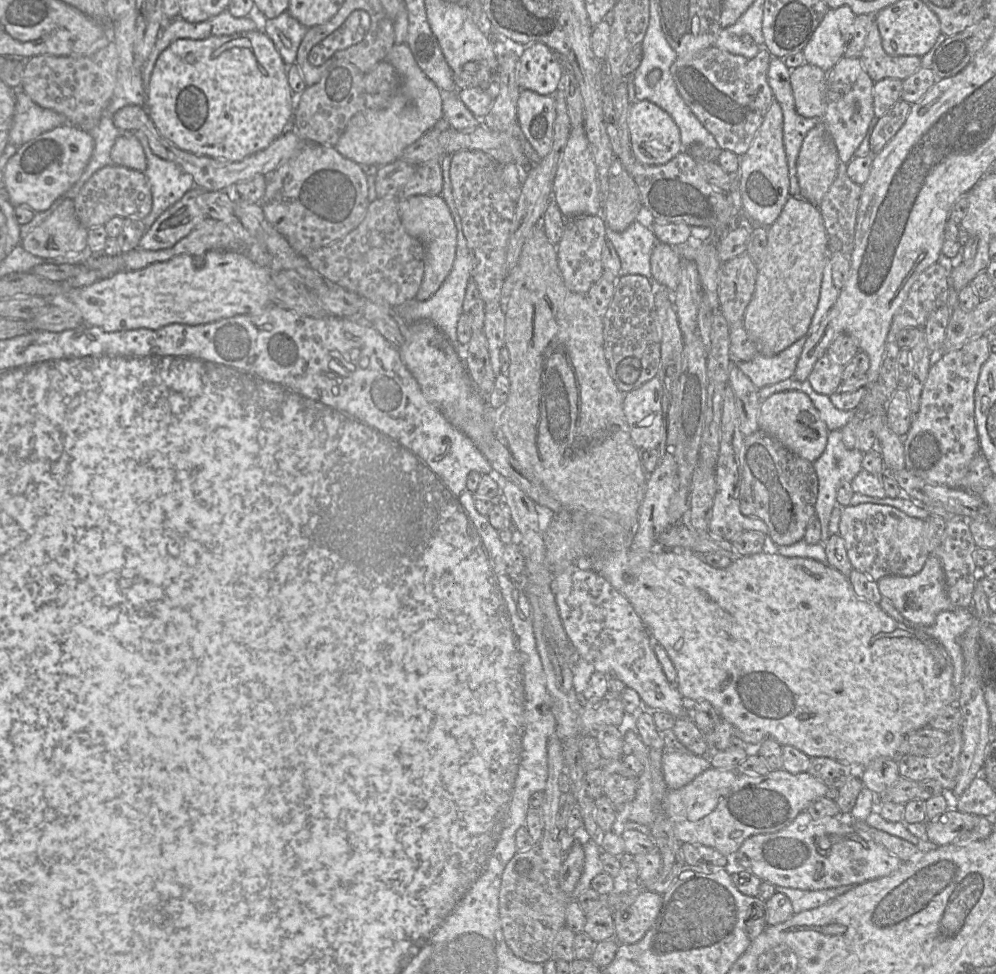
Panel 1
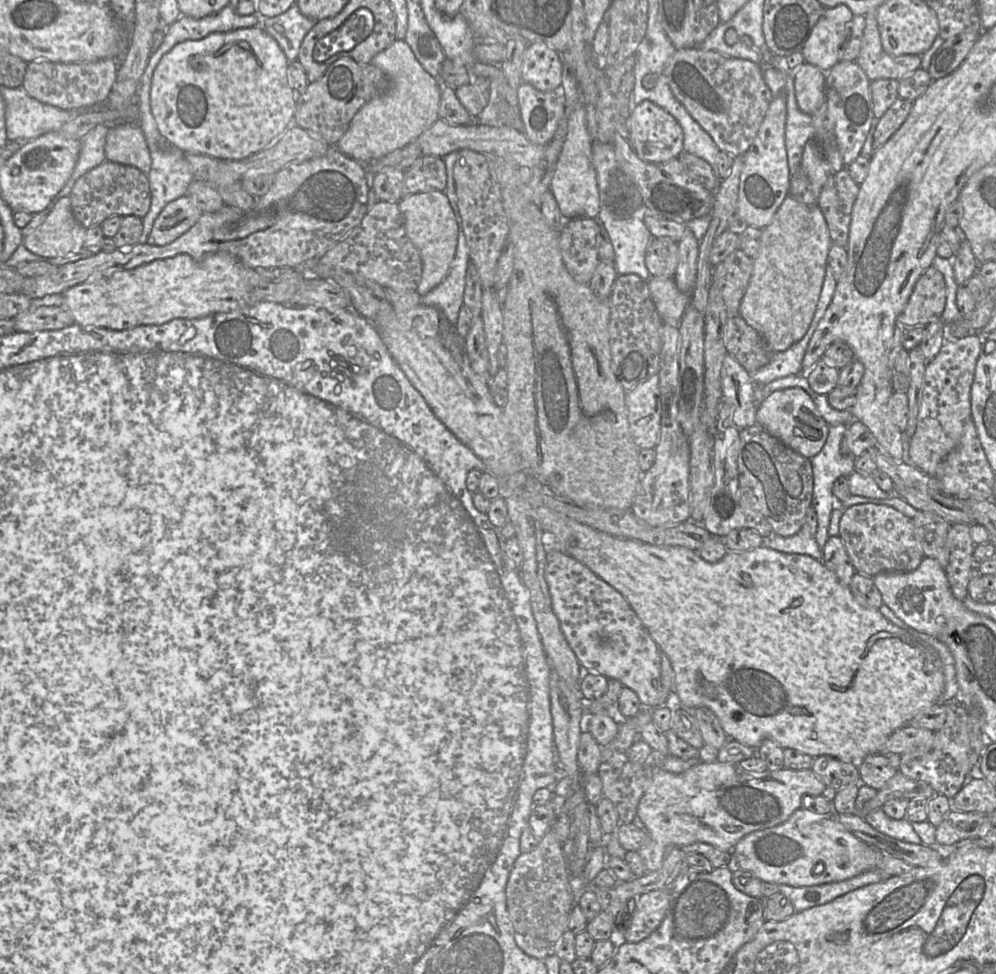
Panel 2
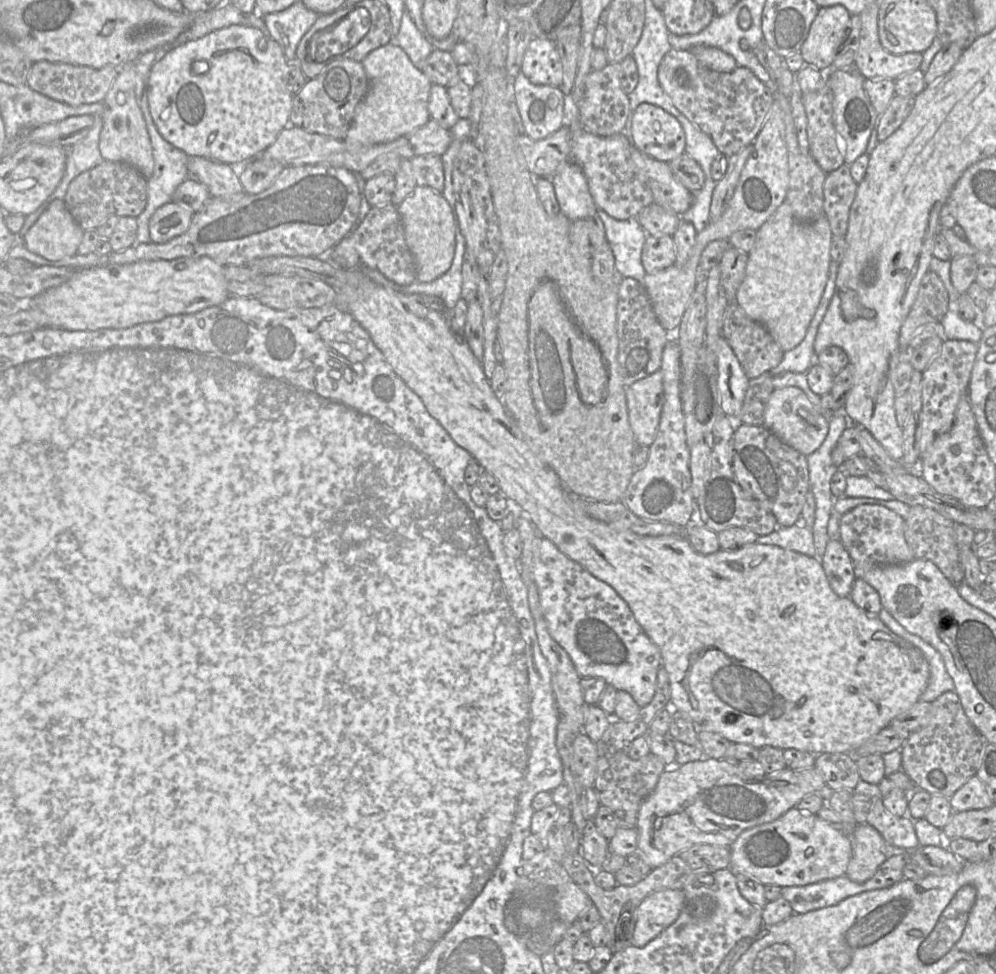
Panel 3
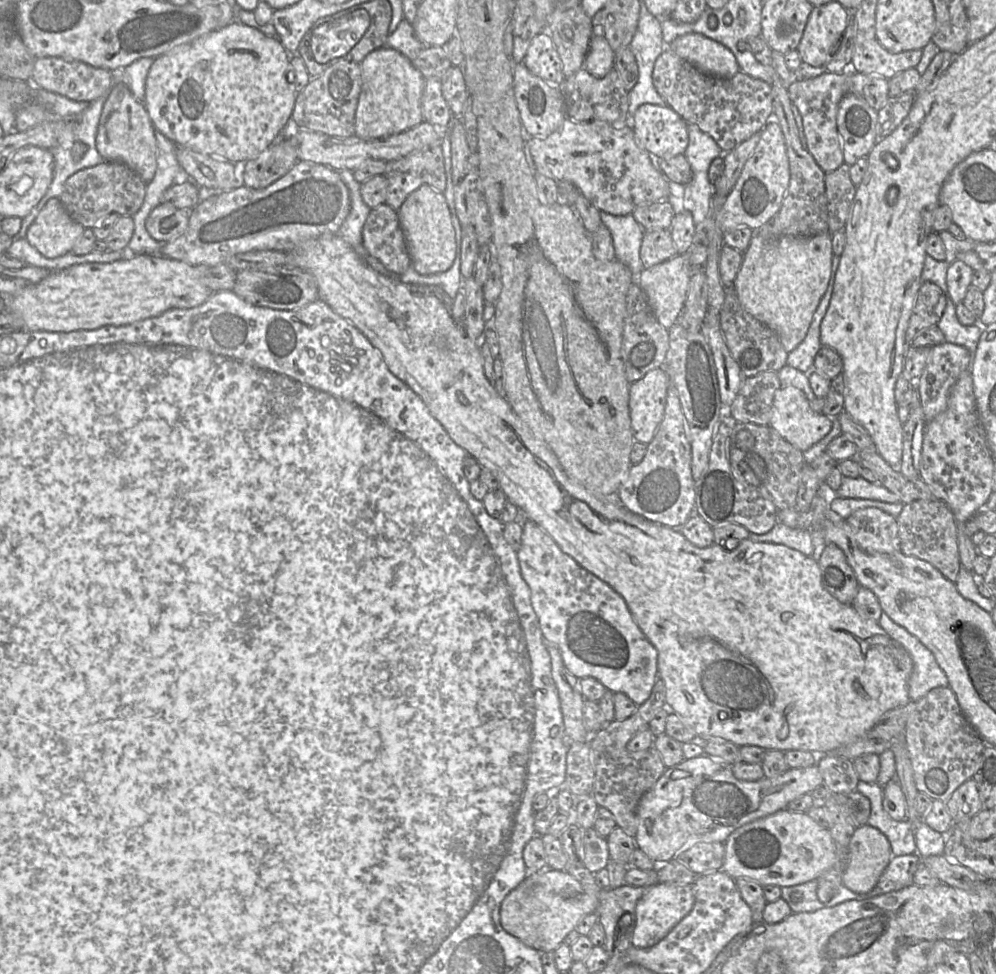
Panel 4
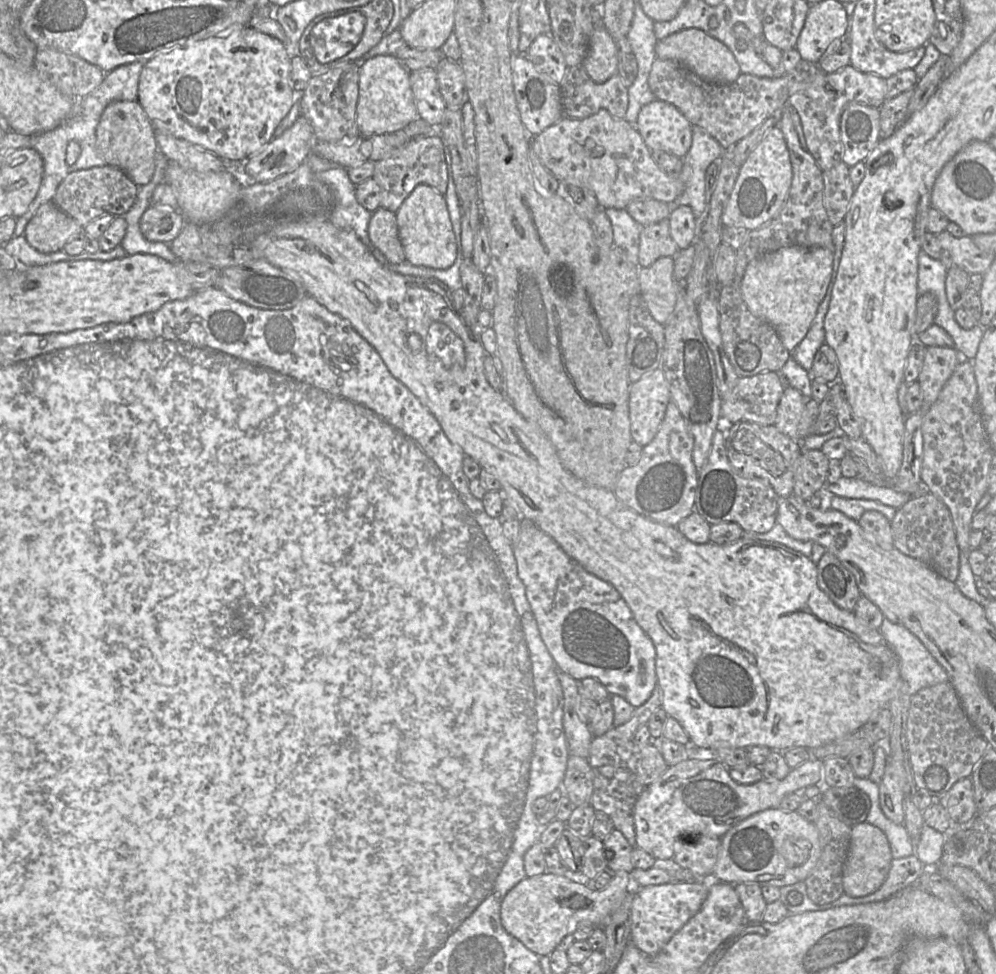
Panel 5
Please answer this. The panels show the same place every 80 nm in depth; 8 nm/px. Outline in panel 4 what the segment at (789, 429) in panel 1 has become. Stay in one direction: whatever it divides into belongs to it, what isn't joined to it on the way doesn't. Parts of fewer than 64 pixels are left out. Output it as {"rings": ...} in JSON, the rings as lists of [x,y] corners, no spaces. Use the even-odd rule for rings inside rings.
{"rings":[[[788,386],[775,392],[769,426],[800,451],[808,450],[824,438],[832,424],[831,418],[812,410],[802,390]]]}

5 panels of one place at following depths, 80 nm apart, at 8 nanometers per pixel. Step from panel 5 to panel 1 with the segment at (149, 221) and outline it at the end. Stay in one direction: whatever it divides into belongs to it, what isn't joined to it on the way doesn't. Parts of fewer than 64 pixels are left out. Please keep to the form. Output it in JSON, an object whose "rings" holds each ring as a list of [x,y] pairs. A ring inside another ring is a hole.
{"rings":[[[194,186],[163,212],[143,234],[138,247],[152,251],[167,249],[186,237],[207,217],[198,204],[202,191]]]}

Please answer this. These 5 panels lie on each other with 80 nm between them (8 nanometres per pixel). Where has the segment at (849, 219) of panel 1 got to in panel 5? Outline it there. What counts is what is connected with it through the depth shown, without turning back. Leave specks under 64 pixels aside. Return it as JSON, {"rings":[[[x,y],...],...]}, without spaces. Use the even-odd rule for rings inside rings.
{"rings":[[[843,161],[823,171],[824,207],[833,226],[844,220],[855,187],[849,176],[849,169]]]}

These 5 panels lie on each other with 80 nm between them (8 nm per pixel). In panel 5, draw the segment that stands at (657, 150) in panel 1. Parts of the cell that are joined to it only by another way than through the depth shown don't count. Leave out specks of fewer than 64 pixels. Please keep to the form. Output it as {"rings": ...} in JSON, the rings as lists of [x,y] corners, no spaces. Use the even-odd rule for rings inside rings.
{"rings":[[[659,99],[641,108],[636,128],[650,150],[684,158],[692,144],[692,124],[674,105]]]}

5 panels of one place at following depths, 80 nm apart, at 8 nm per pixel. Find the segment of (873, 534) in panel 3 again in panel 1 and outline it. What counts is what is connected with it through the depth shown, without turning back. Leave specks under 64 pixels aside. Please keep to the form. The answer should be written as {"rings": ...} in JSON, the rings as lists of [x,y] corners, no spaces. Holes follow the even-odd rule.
{"rings":[[[862,503],[856,506],[846,506],[841,511],[838,535],[845,542],[847,556],[852,567],[876,582],[885,576],[913,576],[922,570],[930,555],[925,545],[924,520],[910,517],[888,505]]]}

